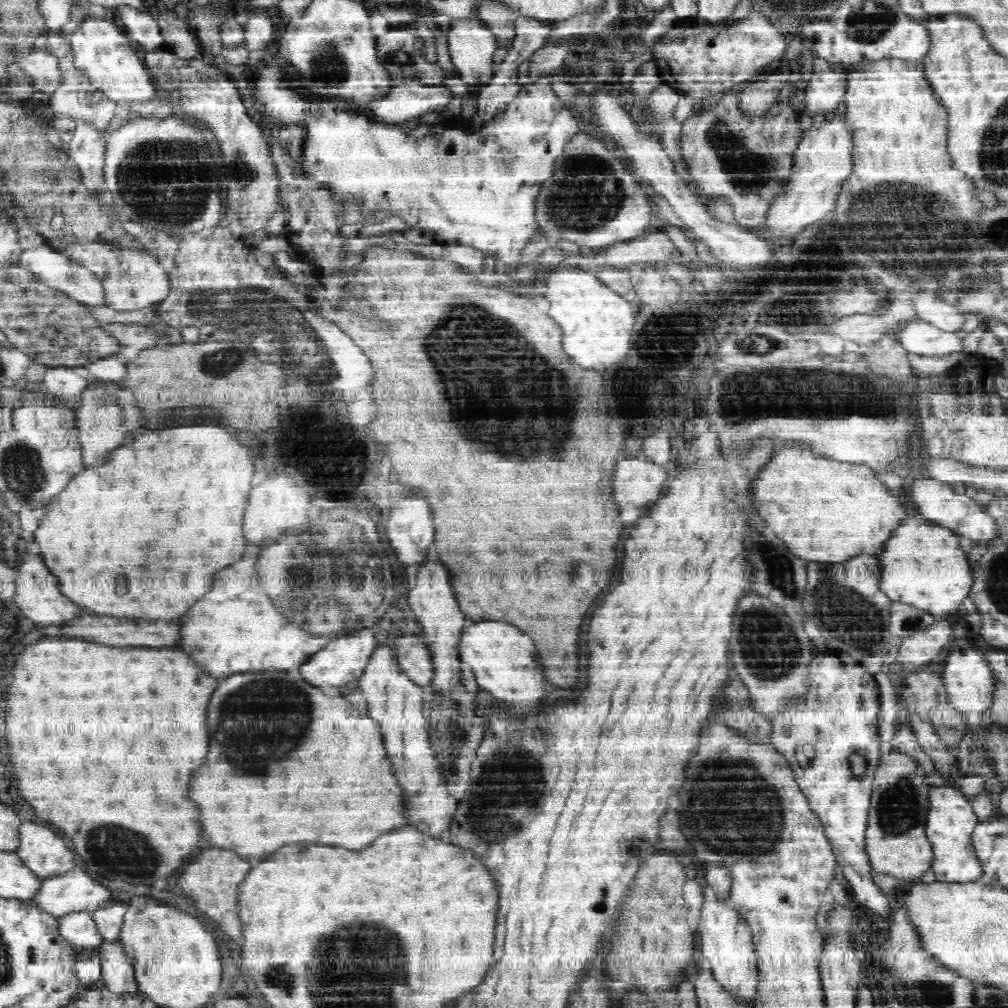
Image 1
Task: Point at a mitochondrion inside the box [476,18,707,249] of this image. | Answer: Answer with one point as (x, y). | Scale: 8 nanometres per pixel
(588, 194)

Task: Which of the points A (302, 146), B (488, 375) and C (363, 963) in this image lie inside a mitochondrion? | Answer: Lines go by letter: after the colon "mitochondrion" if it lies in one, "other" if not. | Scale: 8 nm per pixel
A: other
B: mitochondrion
C: mitochondrion

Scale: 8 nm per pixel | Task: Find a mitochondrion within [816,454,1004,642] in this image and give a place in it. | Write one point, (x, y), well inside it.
(912, 623)

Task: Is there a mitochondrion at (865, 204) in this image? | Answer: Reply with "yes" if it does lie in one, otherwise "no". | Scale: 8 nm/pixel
yes

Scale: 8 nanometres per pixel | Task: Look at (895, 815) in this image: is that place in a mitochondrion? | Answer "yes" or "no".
yes

